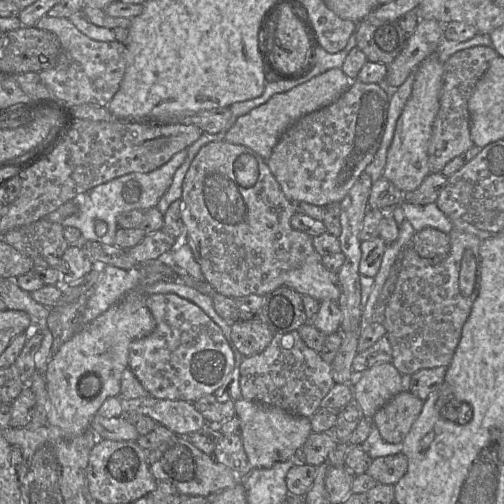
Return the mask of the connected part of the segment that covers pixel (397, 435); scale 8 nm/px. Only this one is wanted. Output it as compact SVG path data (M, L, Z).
M409 391L393 397L372 417L381 437L388 443L403 443L423 404L424 400Z

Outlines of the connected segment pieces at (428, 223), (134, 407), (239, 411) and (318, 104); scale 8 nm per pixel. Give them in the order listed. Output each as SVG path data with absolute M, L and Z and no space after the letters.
M403 202L399 205L407 221L416 231L424 228L434 228L445 234L454 228L452 221L437 207L435 203L427 205L414 205Z
M151 395L121 399L123 412L136 412L153 419L176 435L189 436L208 422L194 405L183 400L159 399Z
M245 399L236 400L234 406L236 416L241 421L240 438L252 468L270 468L275 463L289 460L312 433L308 417Z
M329 69L289 91L274 94L267 102L239 116L226 132L225 140L232 144L246 146L264 160L268 160L282 134L303 116L320 110L336 101L352 84L341 69Z

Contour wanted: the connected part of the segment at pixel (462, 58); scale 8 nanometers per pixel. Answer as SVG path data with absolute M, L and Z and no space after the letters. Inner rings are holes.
M480 45L459 50L444 63L440 106L427 153L431 173L441 173L449 161L475 146L470 135L469 100L477 82L496 56L498 53L493 47Z

